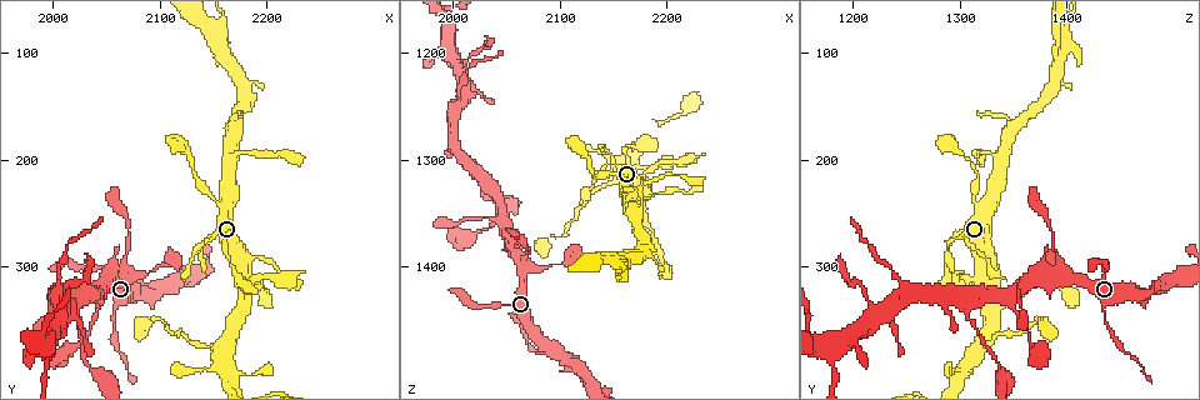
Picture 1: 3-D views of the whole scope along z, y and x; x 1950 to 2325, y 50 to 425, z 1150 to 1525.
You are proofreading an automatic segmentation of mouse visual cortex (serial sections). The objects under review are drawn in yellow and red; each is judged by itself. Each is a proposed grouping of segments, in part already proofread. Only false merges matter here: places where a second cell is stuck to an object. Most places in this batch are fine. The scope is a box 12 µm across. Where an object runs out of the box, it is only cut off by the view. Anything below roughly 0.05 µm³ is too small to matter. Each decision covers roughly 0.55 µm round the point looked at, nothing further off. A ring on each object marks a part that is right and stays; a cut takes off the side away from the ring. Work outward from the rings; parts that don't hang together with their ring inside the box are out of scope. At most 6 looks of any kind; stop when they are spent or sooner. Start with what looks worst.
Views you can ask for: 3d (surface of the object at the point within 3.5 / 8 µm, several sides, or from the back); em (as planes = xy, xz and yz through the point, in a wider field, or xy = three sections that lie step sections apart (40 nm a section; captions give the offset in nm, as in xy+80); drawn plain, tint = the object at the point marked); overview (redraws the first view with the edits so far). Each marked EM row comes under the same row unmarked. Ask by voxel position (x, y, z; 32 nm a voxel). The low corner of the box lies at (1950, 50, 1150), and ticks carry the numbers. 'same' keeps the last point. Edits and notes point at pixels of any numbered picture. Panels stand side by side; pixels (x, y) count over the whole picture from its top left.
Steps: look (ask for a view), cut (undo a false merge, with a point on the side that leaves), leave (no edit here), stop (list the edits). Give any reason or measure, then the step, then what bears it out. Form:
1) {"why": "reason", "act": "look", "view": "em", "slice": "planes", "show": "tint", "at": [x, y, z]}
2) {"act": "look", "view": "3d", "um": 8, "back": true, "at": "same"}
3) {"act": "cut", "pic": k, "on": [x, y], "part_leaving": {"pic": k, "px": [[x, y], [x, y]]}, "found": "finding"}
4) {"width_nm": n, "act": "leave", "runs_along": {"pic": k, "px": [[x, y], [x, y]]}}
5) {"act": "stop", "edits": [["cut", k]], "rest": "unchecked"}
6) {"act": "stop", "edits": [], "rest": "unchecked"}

{"why": "thin arm on a thick one", "act": "look", "view": "3d", "um": 3.5, "at": [2024, 330, 1314]}

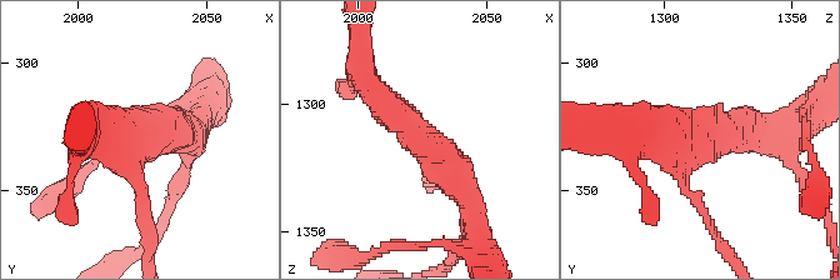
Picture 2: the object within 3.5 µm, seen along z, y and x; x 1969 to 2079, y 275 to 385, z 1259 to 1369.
{"arms": 3, "arm_widths_nm": [150, 350, 400], "why": "now the EM", "act": "look", "view": "em", "slice": "xy", "step": 2, "show": "tint", "at": [2025, 328, 1314]}

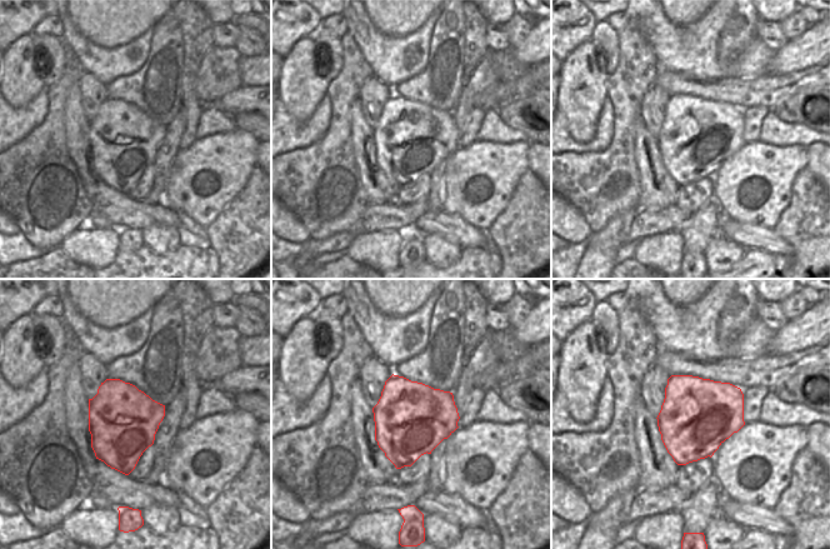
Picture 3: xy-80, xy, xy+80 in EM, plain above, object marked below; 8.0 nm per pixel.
{"act": "leave", "runs_along": {"pic": 2, "px": [[470, 204], [448, 163], [363, 76]]}, "found": "continuous, no second cell"}

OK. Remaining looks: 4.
{"why": "arms part here", "act": "look", "view": "3d", "um": 3.5, "at": [2006, 326, 1252]}

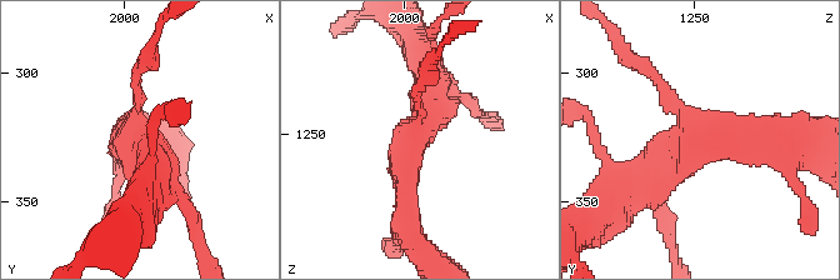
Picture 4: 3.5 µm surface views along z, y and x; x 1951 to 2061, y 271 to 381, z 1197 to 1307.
{"act": "leave", "found": "all the same cell"}

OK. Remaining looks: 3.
{"why": "sudden change in width", "act": "look", "view": "3d", "um": 3.5, "at": [2068, 270, 1388]}

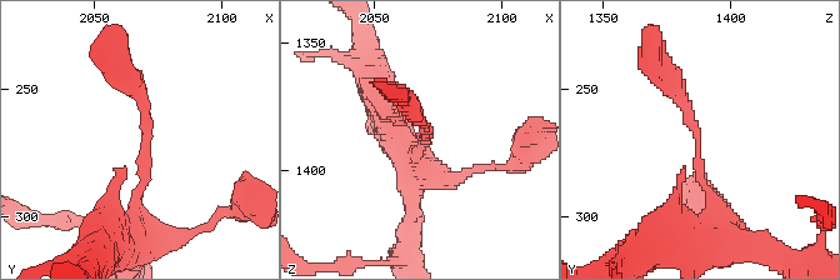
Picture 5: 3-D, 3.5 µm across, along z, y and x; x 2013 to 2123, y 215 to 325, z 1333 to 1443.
{"arm_widths_nm": [150, 200], "act": "leave", "runs_along": {"pic": 5, "px": [[719, 224], [694, 124], [661, 74]]}, "found": "all the same cell"}

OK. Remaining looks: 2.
{"act": "stop", "edits": [], "rest": "unchecked"}

